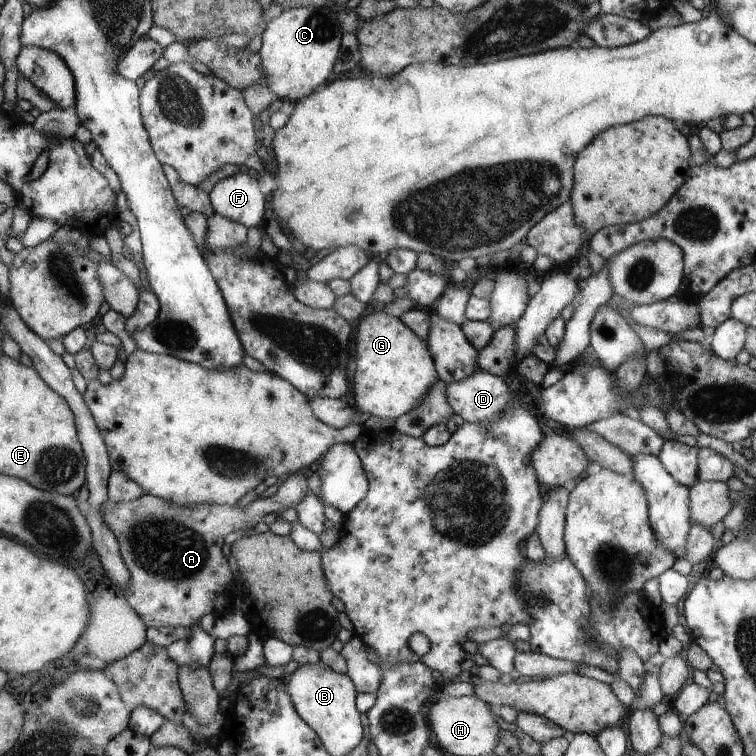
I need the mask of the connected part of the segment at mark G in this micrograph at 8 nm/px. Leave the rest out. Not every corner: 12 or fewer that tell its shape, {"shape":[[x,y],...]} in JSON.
{"shape":[[382,310],[354,336],[351,404],[396,420],[439,380],[426,341]]}

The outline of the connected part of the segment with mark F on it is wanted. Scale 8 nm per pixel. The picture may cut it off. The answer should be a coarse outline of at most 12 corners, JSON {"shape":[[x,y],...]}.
{"shape":[[243,171],[218,180],[214,213],[248,229],[265,222],[258,179]]}

